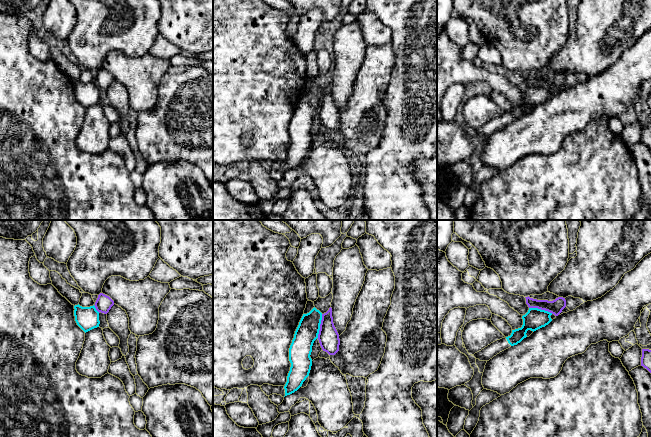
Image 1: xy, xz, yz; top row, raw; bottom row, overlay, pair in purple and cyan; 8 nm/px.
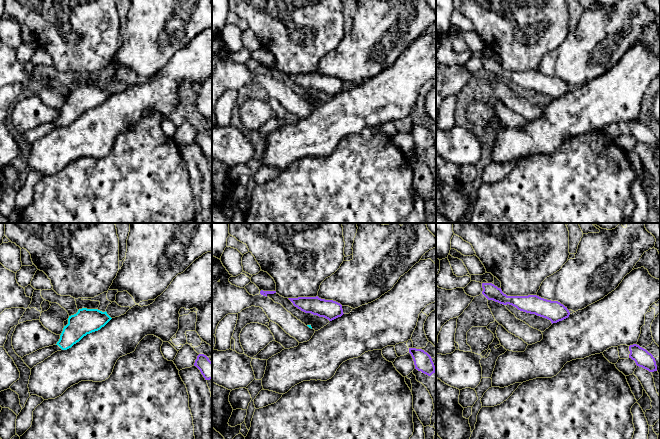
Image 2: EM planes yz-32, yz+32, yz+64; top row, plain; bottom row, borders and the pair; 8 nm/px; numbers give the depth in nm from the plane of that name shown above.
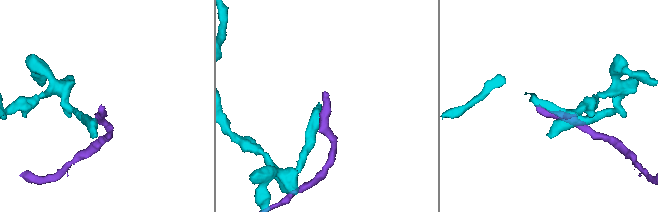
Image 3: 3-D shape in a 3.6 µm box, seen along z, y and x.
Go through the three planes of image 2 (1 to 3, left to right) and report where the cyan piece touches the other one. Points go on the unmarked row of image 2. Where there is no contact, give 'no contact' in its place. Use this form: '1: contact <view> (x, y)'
1: no contact
2: no contact
3: no contact

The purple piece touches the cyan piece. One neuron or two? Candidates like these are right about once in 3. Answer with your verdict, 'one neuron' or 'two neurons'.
two neurons

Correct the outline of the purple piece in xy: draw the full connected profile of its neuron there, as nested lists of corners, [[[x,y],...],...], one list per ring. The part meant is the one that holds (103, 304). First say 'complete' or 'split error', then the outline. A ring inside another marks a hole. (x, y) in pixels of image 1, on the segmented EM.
complete; [[[100,293],[94,306],[99,313],[107,314],[113,305],[114,301],[109,296]]]

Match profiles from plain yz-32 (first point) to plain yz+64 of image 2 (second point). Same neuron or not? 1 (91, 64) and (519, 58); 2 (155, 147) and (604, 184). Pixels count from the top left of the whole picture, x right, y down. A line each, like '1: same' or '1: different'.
1: same
2: same

